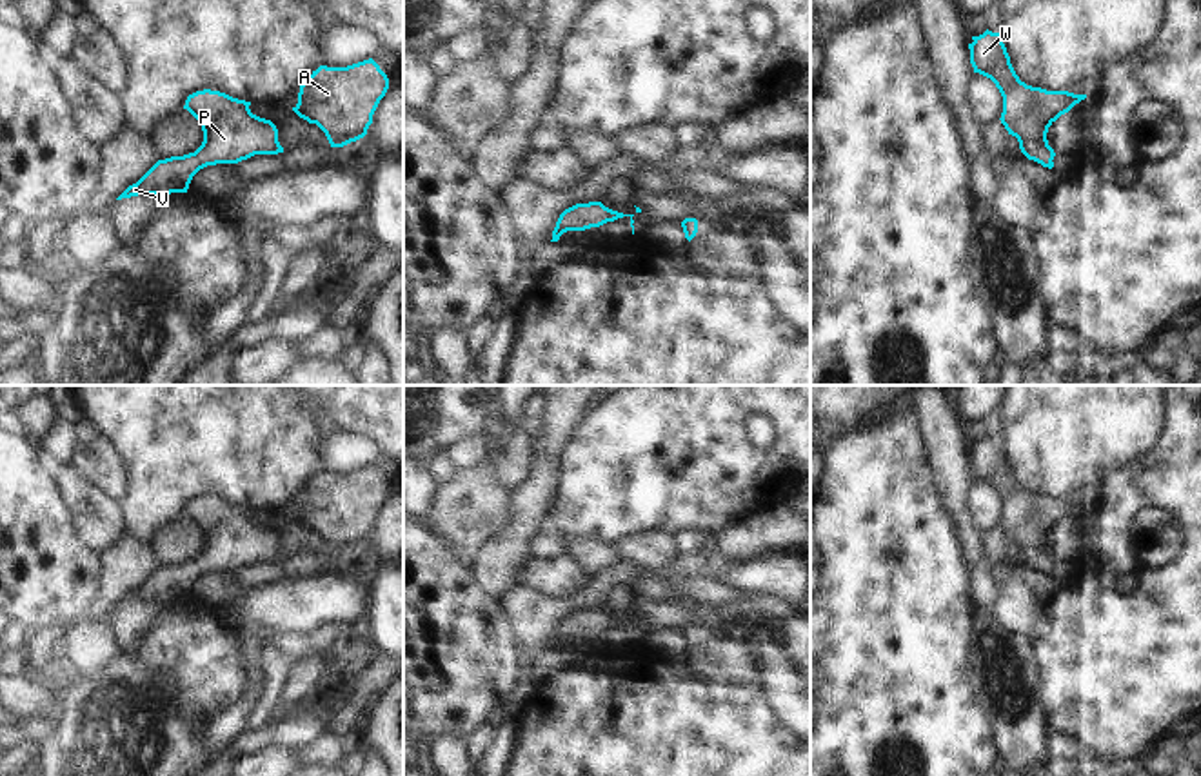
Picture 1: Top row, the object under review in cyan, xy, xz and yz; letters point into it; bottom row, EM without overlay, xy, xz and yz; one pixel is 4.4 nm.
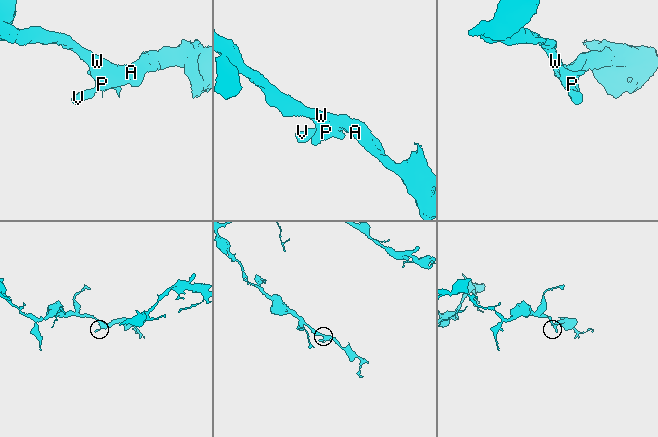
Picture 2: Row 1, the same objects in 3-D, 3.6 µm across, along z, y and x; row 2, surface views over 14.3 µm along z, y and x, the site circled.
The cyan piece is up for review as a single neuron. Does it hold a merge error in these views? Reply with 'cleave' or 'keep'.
keep

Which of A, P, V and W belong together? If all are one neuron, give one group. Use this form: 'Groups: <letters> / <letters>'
Groups: A P V W.

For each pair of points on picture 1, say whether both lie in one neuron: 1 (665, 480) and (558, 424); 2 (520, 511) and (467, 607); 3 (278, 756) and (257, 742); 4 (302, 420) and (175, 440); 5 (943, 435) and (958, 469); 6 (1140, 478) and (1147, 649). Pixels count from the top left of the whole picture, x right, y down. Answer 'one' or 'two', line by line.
1: two
2: two
3: two
4: one
5: one
6: one

